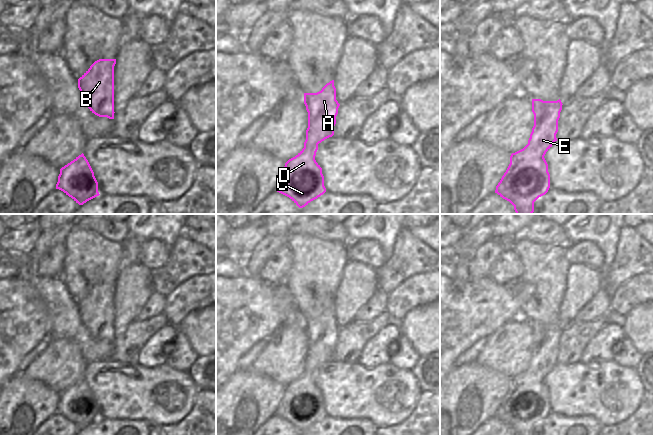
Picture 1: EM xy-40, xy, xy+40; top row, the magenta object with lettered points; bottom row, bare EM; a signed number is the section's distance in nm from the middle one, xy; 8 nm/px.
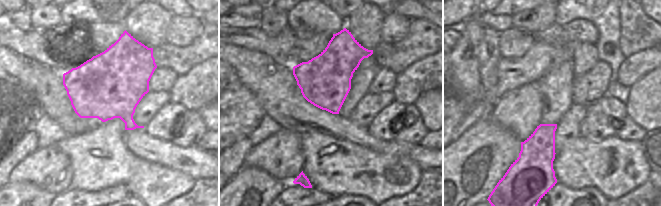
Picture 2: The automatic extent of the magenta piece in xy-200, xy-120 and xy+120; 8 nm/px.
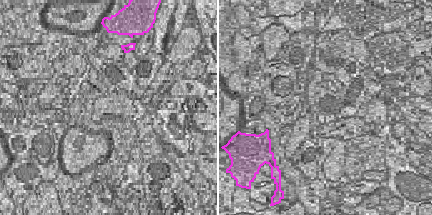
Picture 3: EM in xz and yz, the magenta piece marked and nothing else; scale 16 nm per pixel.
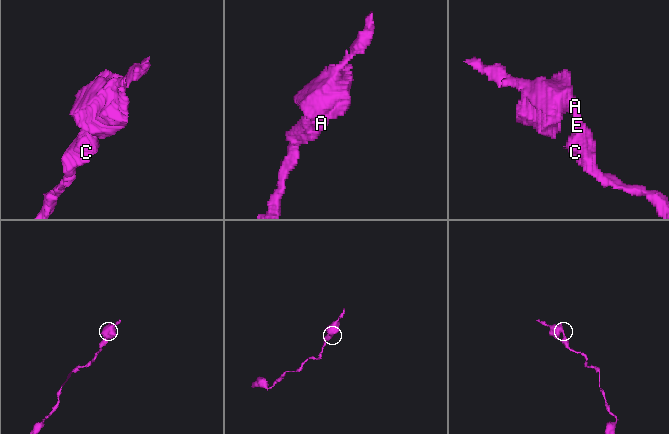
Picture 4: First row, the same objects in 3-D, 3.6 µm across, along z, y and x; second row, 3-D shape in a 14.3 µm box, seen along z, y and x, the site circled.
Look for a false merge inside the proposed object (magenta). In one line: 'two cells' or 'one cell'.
one cell

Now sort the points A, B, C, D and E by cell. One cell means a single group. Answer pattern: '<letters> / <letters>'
A B C D E

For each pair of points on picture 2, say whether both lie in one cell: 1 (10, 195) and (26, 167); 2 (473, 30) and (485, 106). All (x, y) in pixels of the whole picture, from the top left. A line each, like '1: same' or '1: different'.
1: different
2: same

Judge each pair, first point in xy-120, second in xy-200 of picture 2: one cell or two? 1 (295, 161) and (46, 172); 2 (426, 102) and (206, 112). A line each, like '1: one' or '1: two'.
1: one
2: one

